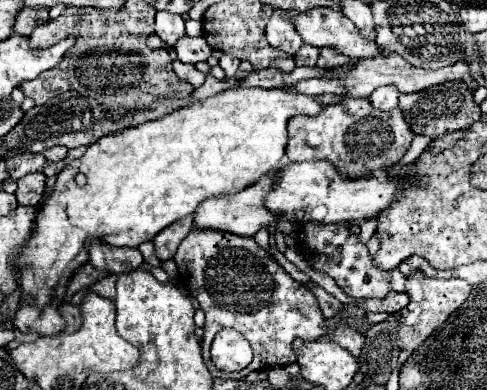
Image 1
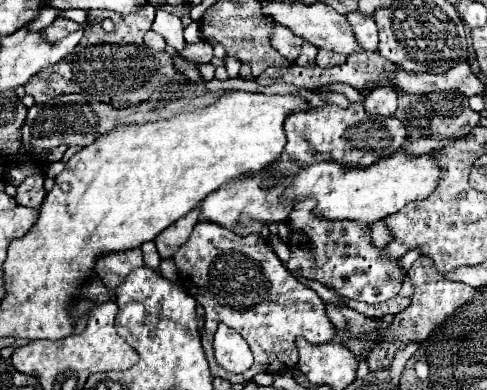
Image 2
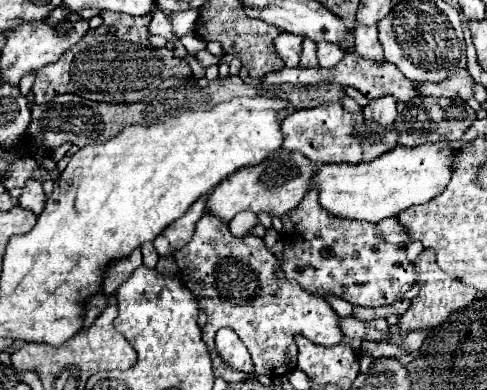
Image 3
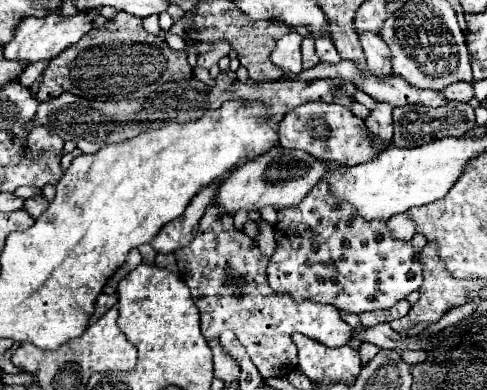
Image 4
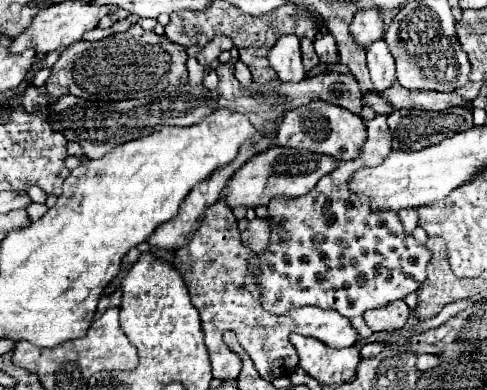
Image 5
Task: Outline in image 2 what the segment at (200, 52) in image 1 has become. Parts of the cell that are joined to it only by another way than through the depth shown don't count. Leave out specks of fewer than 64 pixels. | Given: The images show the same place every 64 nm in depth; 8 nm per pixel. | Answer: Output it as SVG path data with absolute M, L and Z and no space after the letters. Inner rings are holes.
M200 40L200 42L194 42L194 44L186 44L184 50L180 52L180 56L184 60L192 60L196 64L204 64L204 62L212 60L212 46L206 40Z

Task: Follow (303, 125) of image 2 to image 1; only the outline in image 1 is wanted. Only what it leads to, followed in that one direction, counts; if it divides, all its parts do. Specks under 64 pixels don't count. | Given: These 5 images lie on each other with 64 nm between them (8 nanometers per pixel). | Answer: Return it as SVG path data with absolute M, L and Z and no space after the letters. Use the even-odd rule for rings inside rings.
M344 98L340 104L324 108L318 116L294 116L288 122L286 156L290 162L328 160L344 178L368 178L372 172L400 162L408 152L412 138L414 132L408 128L400 108L382 112L372 108L366 98Z

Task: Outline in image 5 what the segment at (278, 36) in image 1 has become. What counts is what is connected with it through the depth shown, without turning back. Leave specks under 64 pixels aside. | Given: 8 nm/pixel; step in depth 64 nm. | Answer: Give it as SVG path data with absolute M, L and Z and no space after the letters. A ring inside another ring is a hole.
M282 36L274 48L268 52L268 60L272 68L278 72L280 82L298 82L306 76L302 68L300 56L300 38L298 36Z

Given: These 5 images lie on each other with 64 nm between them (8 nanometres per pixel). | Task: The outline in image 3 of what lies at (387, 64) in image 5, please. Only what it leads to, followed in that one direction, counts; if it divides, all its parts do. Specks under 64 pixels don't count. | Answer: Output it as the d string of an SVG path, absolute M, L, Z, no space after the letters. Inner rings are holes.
M356 24L352 34L354 34L354 48L358 54L362 54L364 58L370 58L370 60L384 60L376 26Z

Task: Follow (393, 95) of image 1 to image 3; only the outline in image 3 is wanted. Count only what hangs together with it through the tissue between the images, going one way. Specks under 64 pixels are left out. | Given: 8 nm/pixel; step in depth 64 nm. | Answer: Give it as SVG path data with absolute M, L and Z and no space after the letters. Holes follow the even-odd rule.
M380 96L376 100L370 100L368 106L362 108L364 118L376 120L382 126L392 126L396 120L396 100L392 96Z

